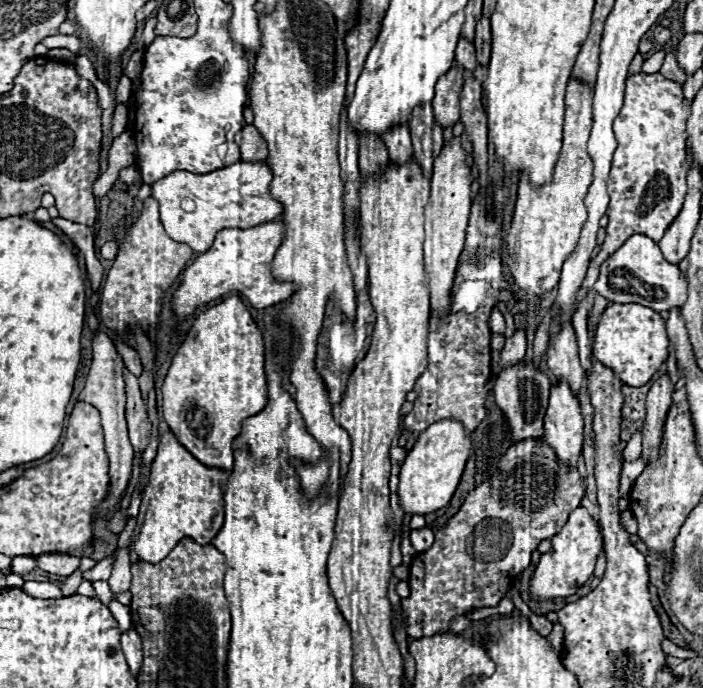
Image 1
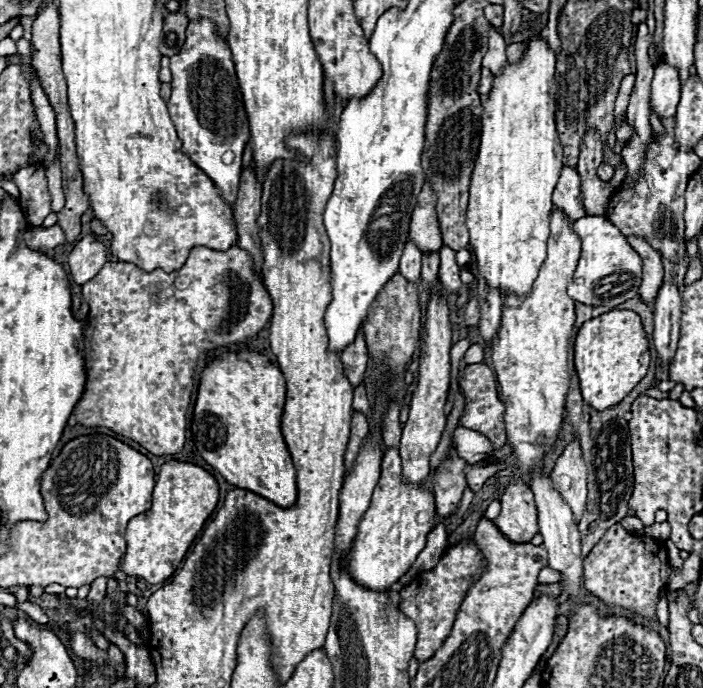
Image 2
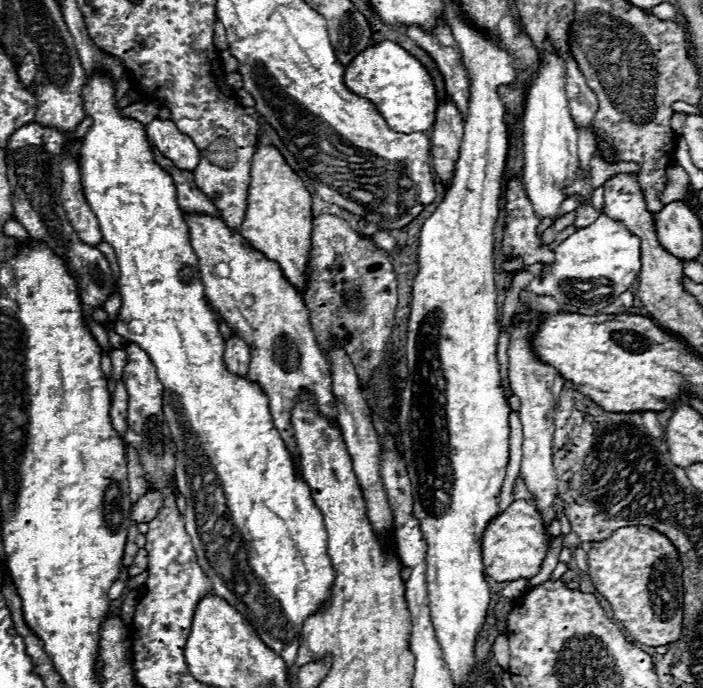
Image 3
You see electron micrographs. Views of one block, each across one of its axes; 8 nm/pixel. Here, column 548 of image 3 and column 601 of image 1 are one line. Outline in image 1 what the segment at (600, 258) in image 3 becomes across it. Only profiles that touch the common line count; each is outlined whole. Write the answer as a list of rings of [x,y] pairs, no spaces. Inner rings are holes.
[[[634,234],[632,238],[628,238],[616,252],[612,252],[600,266],[600,278],[596,282],[596,292],[600,296],[604,296],[608,302],[616,302],[616,304],[642,304],[642,306],[648,306],[656,312],[664,312],[664,310],[670,310],[674,306],[682,306],[686,302],[686,280],[682,276],[682,272],[678,270],[678,266],[674,264],[668,264],[664,258],[662,258],[662,252],[658,248],[656,242],[652,242],[648,236],[642,236],[642,234]],[[624,270],[622,274],[632,274],[632,278],[636,280],[634,282],[634,288],[636,292],[626,292],[626,290],[616,290],[608,284],[608,278],[616,272]],[[656,288],[660,288],[664,292],[664,298],[656,298]]]

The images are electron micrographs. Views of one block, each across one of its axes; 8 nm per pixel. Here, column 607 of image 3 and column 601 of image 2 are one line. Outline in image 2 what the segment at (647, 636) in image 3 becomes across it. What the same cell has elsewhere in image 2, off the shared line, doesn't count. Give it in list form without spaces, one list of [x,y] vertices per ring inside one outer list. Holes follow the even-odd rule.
[[[620,524],[608,528],[604,538],[584,558],[584,586],[608,606],[622,606],[642,618],[656,616],[656,602],[666,592],[670,578],[666,544],[650,536],[628,534]]]

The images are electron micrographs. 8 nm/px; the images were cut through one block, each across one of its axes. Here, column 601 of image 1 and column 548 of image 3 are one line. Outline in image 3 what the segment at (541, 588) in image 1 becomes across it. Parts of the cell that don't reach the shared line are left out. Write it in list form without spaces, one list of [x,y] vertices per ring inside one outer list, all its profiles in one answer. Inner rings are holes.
[[[516,500],[508,506],[508,510],[496,516],[482,538],[482,562],[484,572],[496,582],[512,582],[520,578],[532,578],[540,572],[542,562],[552,546],[554,536],[550,536],[544,528],[540,512],[526,500]]]

